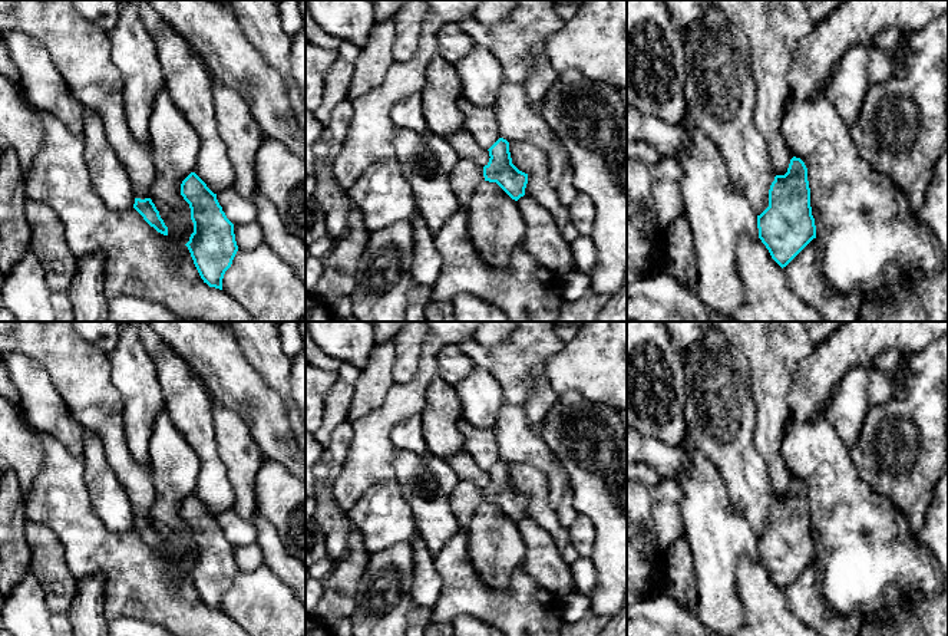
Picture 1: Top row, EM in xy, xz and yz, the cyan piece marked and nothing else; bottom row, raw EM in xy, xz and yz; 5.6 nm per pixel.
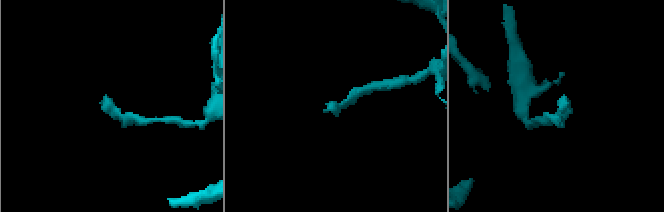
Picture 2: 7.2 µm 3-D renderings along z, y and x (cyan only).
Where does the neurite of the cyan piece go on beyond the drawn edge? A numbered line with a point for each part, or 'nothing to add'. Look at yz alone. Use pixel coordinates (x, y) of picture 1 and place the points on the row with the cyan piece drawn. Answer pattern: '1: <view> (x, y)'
nothing to add

